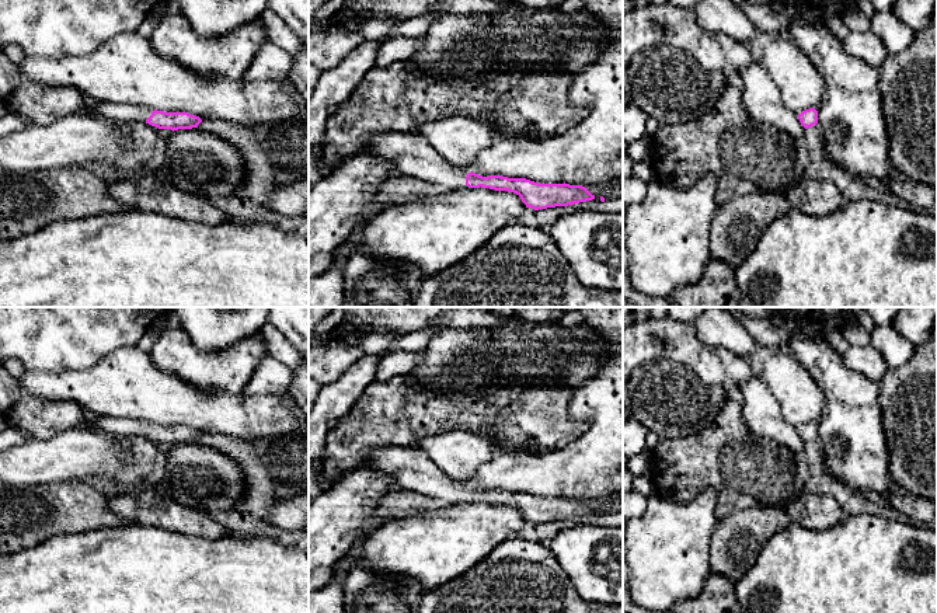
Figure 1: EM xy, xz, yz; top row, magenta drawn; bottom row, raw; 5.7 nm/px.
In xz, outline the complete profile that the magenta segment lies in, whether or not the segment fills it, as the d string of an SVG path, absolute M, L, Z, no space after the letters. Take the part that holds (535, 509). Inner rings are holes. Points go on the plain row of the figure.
M384 447L369 453L363 464L393 477L403 490L428 495L435 504L490 502L520 511L526 522L534 525L568 520L595 513L585 501L569 498L539 498L526 492L502 490L483 491L473 483L457 483L443 474L417 449Z

